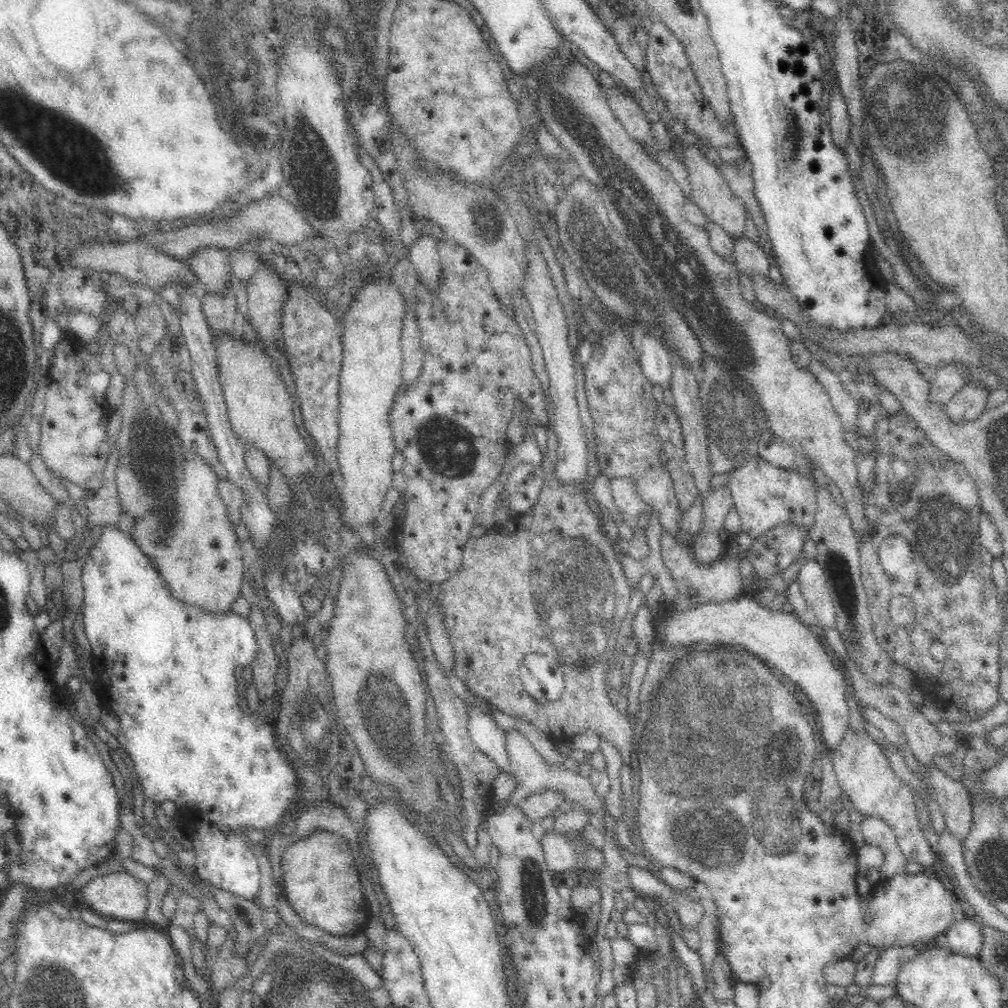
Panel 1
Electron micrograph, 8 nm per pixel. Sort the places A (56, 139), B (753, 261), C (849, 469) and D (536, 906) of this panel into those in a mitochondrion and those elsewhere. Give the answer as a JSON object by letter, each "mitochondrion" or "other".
{"A":"mitochondrion","B":"other","C":"other","D":"mitochondrion"}

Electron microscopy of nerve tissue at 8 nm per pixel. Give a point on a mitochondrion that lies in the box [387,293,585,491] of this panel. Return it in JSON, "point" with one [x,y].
{"point":[453,451]}

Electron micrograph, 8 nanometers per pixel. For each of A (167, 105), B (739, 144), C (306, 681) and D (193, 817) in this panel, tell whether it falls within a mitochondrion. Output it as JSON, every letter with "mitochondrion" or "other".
{"A":"other","B":"other","C":"other","D":"other"}

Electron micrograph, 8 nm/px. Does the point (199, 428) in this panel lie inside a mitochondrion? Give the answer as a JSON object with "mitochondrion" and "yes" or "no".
{"mitochondrion":"no"}

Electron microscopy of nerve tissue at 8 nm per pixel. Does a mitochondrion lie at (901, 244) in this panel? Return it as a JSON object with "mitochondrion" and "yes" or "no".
{"mitochondrion":"no"}

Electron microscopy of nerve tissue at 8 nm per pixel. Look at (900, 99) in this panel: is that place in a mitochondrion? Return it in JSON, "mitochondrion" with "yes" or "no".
{"mitochondrion":"yes"}

